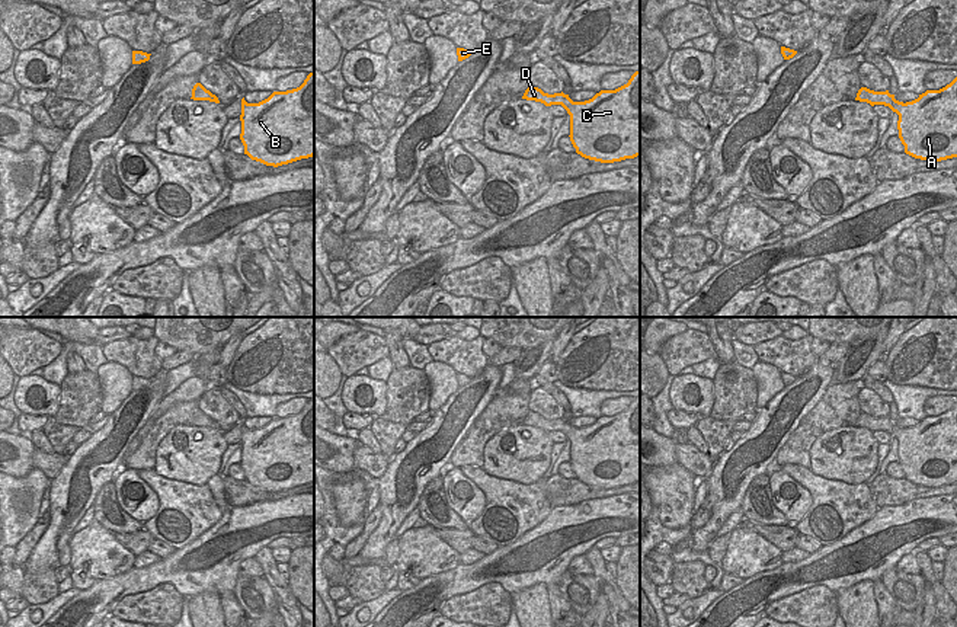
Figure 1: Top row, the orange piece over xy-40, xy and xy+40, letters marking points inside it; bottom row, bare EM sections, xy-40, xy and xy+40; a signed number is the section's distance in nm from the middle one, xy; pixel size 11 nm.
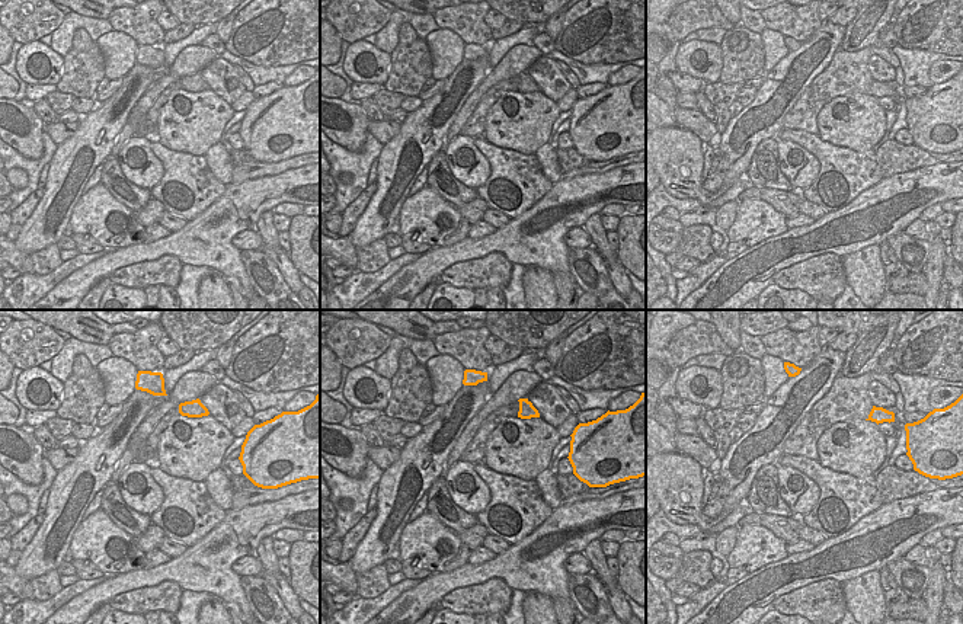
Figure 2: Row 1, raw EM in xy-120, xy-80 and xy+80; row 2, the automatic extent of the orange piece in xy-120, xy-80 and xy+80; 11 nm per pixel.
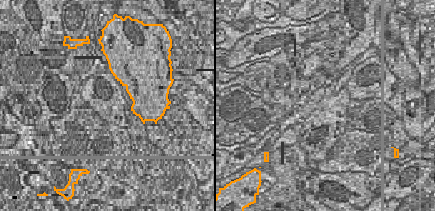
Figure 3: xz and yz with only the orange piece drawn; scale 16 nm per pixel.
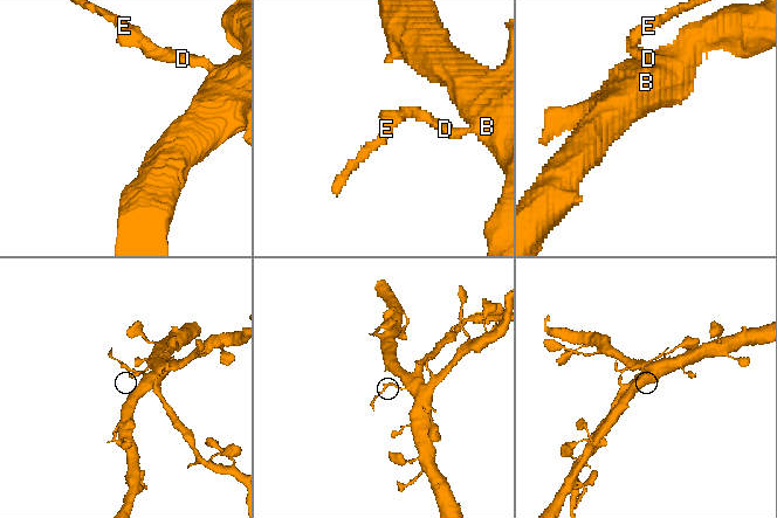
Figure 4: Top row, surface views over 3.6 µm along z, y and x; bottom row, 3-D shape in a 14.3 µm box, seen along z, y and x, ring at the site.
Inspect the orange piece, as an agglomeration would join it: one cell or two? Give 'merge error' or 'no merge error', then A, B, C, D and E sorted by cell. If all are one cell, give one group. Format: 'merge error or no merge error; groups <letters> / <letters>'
merge error; groups A B C / D E

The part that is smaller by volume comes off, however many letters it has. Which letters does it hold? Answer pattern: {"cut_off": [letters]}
{"cut_off": ["D", "E"]}

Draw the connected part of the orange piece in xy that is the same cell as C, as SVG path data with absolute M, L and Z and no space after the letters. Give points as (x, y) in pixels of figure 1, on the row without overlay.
M640 396L627 410L573 428L566 420L570 467L585 484L614 489L640 482Z

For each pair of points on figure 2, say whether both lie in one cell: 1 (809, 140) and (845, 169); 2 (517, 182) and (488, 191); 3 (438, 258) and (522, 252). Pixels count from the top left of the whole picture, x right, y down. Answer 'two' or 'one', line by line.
1: one
2: one
3: one

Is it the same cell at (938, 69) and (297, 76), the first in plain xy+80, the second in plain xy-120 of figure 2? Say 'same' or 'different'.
same

